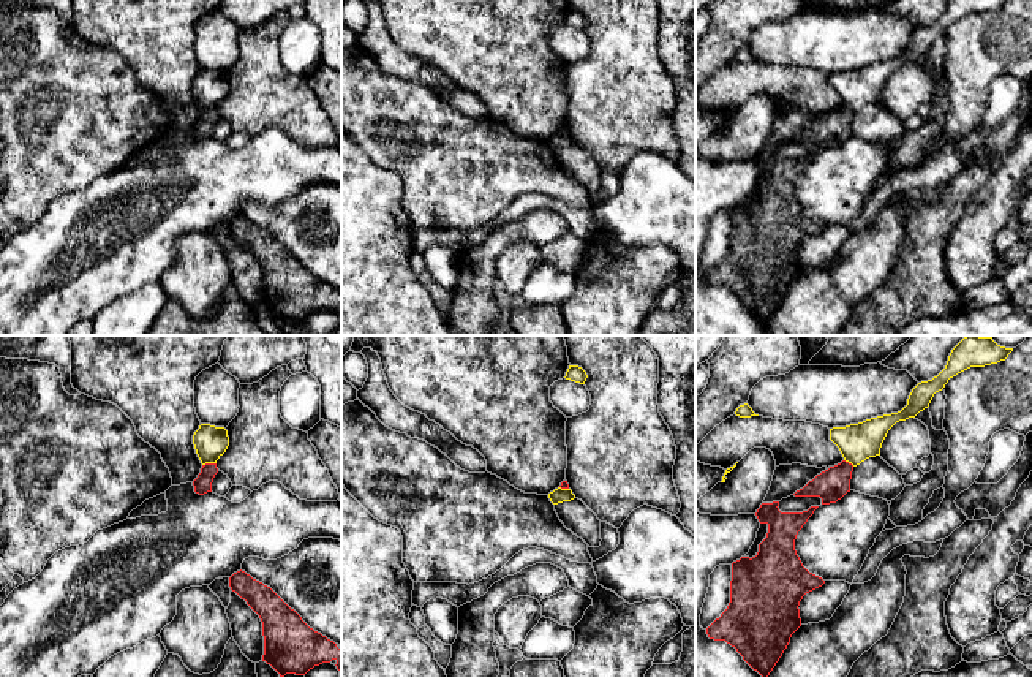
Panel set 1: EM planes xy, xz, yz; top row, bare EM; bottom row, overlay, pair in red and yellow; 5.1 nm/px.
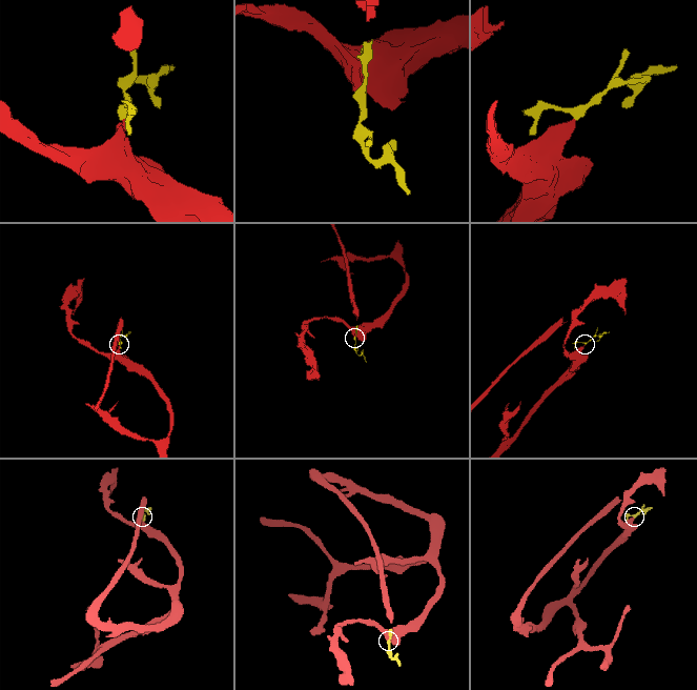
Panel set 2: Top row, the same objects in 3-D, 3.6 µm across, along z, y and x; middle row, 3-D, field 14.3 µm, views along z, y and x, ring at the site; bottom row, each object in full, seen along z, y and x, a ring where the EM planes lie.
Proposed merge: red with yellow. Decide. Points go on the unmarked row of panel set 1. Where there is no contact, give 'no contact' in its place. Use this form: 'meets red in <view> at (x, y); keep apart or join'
meets red in xy at (209, 109); keep apart

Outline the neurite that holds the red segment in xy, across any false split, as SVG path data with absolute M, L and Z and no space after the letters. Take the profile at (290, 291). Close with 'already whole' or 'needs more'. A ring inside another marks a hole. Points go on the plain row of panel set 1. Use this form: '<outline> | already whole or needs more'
M242 215L229 223L229 233L259 261L264 282L262 307L280 323L305 321L314 312L332 305L341 318L341 296L337 289L310 274L270 233Z | already whole

